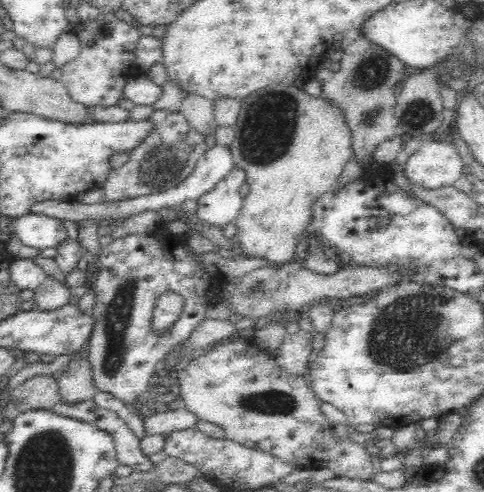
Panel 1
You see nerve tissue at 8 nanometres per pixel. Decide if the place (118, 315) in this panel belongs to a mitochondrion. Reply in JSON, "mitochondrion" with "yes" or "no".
{"mitochondrion":"yes"}

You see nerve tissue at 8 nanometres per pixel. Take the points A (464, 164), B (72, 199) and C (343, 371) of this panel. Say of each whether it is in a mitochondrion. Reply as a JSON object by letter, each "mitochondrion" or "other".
{"A":"other","B":"other","C":"other"}

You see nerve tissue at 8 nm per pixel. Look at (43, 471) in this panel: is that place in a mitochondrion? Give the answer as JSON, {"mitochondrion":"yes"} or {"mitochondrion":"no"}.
{"mitochondrion":"yes"}

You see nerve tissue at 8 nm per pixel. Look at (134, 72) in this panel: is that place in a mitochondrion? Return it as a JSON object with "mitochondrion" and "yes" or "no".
{"mitochondrion":"no"}

